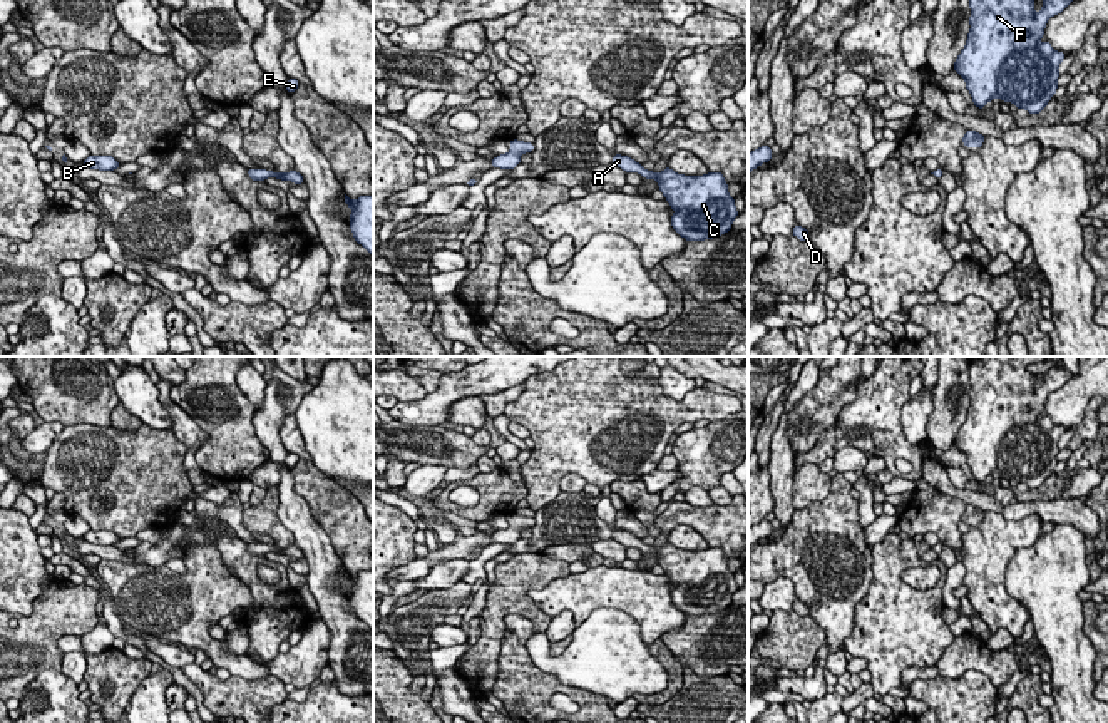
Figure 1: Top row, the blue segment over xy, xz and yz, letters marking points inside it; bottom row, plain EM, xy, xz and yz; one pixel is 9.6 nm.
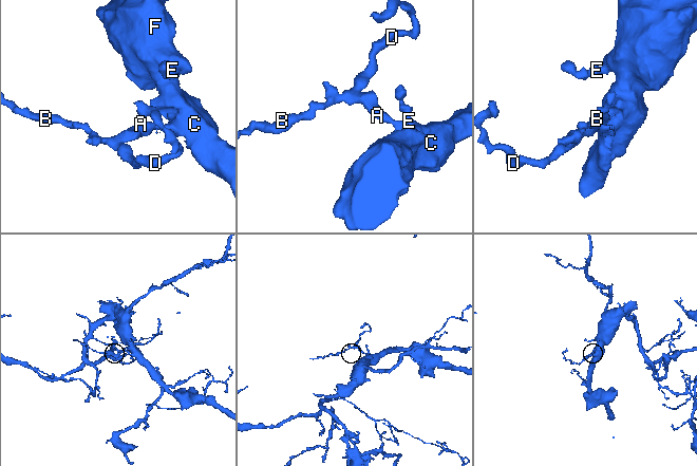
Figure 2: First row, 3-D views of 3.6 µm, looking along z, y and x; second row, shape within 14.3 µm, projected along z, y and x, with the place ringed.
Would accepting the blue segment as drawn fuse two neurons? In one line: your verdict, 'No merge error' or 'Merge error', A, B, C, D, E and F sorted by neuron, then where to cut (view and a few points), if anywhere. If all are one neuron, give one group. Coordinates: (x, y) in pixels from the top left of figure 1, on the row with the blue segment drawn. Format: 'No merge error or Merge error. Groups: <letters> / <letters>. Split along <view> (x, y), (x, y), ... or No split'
No merge error. Groups: A B C D E F. No split

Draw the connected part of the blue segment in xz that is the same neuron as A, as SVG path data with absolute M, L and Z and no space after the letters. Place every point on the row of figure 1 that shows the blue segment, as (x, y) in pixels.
M614 154L613 164L626 172L639 172L646 179L656 179L671 209L671 226L686 241L705 241L718 238L731 229L738 216L735 199L728 194L728 184L721 172L705 176L683 176L669 166L654 174L643 169L628 156Z

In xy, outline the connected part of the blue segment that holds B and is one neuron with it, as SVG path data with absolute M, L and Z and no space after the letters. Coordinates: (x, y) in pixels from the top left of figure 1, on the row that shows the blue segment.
M89 156L82 166L99 171L114 171L121 166L112 156Z

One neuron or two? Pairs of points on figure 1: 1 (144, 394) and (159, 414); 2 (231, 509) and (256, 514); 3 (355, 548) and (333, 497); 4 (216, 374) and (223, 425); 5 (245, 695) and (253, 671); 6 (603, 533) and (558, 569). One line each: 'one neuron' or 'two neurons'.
1: one neuron
2: two neurons
3: one neuron
4: one neuron
5: two neurons
6: two neurons

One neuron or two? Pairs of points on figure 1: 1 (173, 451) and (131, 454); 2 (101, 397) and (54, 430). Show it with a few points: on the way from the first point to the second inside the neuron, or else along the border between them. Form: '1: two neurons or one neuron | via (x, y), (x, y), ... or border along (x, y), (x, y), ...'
1: one neuron | via (163, 454), (141, 454)
2: two neurons | border along (44, 420), (64, 425)

